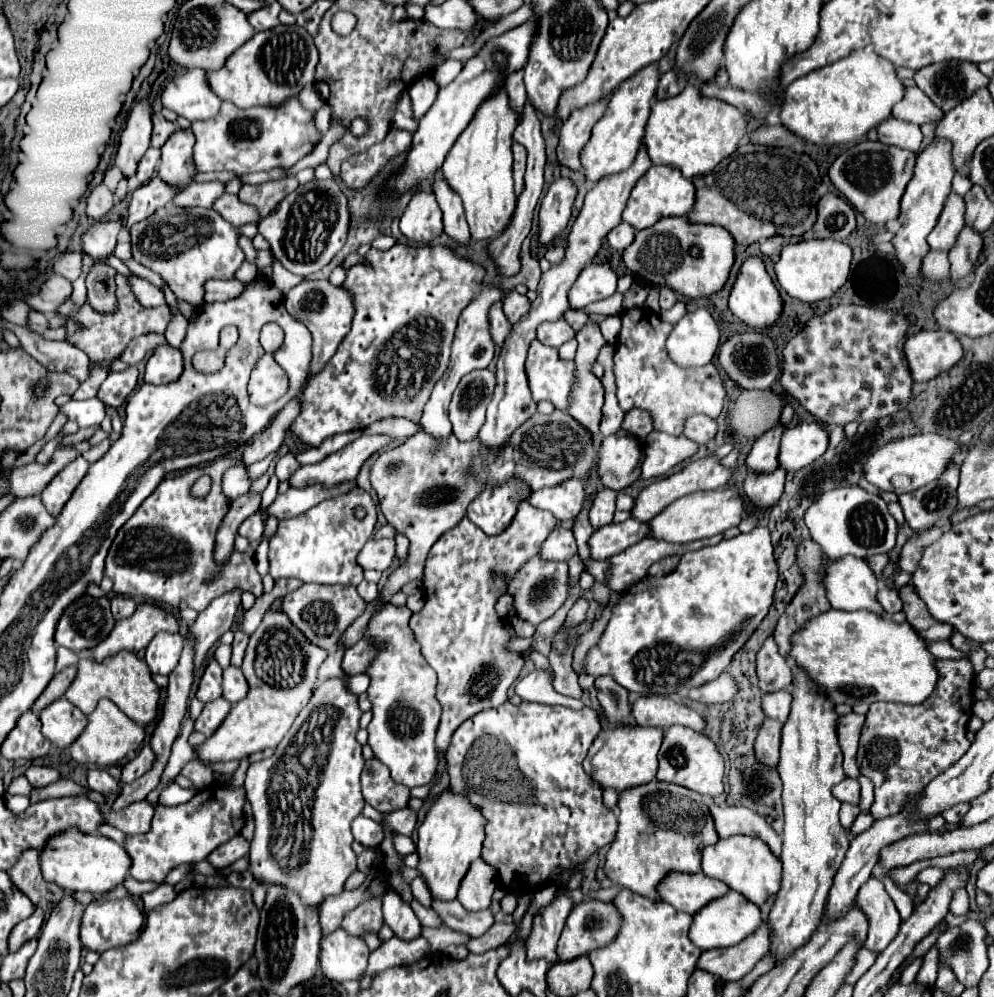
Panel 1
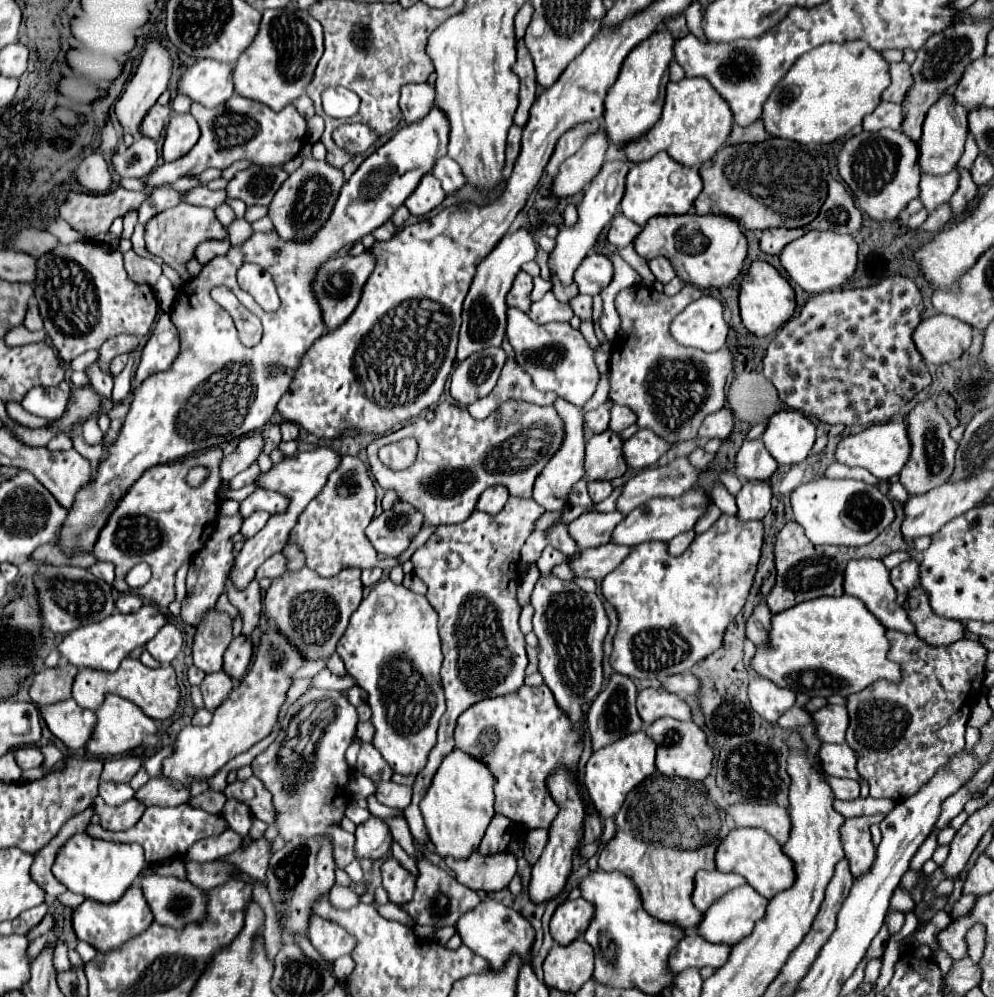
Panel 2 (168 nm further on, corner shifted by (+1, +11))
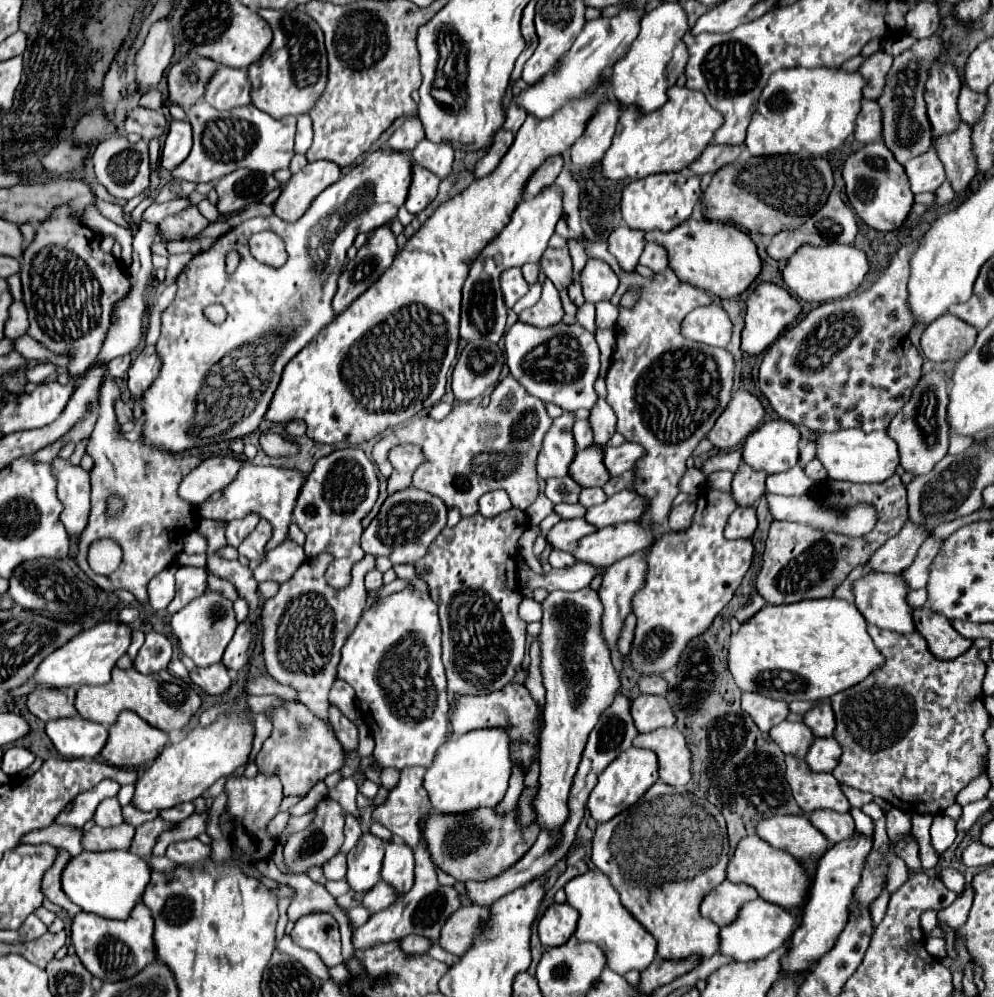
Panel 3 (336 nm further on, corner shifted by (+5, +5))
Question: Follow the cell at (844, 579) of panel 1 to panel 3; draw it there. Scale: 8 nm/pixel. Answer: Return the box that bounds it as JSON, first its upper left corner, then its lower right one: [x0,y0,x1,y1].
[853,573,915,633]

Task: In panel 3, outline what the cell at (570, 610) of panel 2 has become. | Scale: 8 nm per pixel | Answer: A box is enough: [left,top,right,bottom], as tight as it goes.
[533,589,619,845]

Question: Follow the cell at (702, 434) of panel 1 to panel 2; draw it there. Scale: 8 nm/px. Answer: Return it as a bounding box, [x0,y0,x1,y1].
[699,409,735,439]

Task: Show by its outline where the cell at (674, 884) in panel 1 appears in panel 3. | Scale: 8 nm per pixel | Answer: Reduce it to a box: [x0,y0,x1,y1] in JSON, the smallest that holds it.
[701,879,757,927]

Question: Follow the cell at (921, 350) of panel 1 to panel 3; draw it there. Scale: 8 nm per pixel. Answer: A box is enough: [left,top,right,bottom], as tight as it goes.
[921,313,977,363]

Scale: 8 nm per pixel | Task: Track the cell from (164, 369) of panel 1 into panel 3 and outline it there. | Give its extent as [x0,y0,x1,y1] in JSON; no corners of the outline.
[129,345,161,399]

